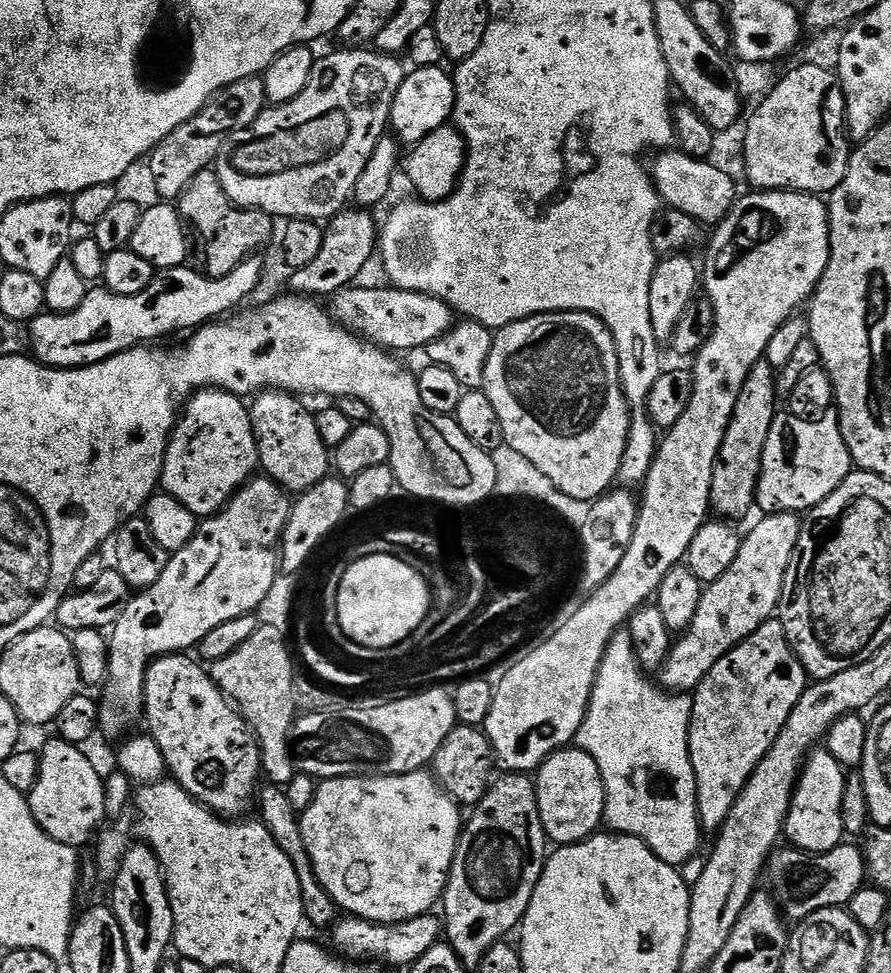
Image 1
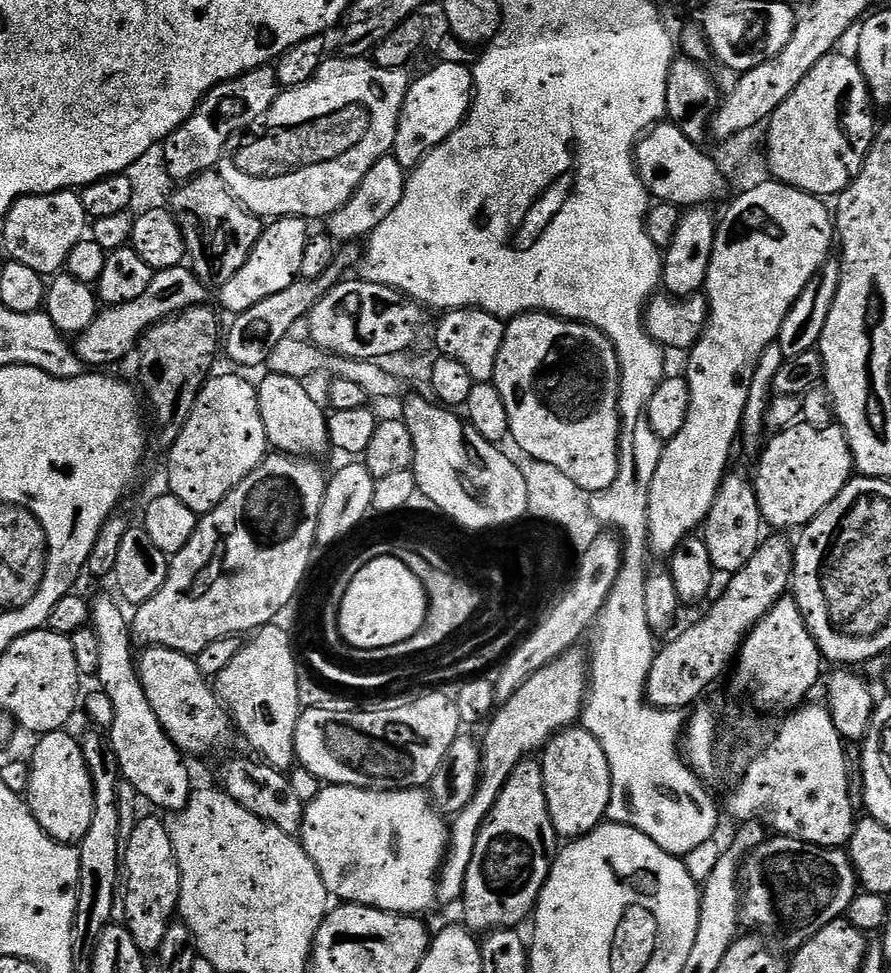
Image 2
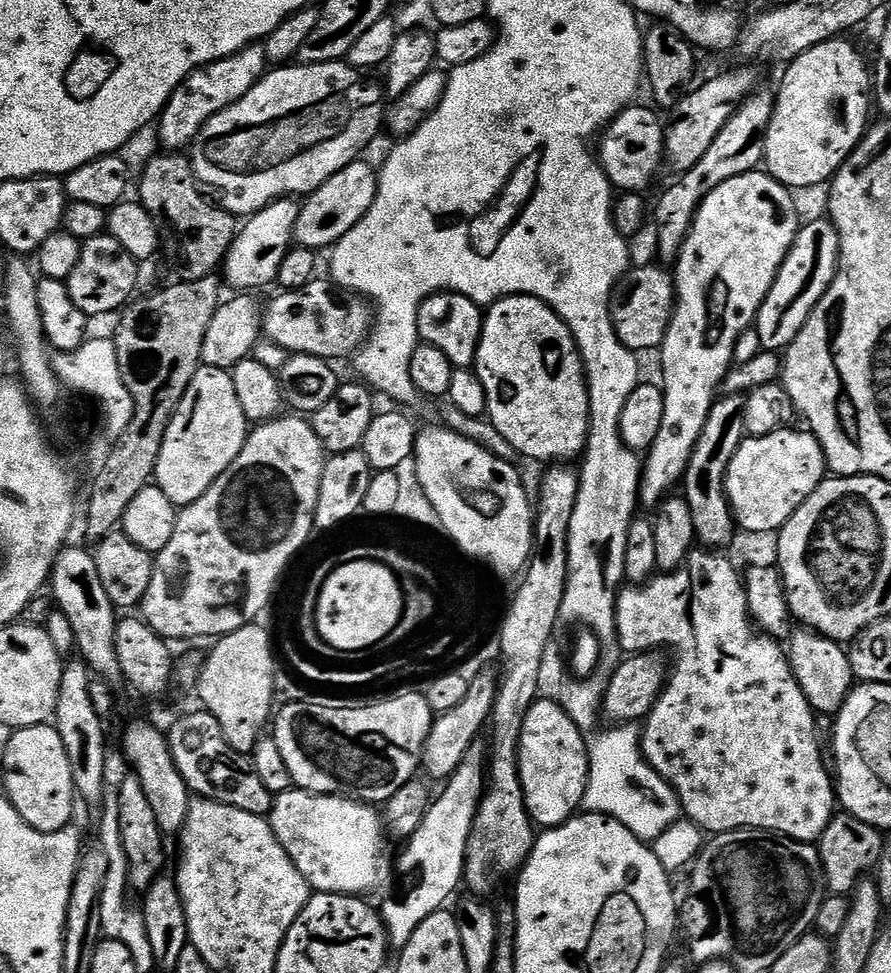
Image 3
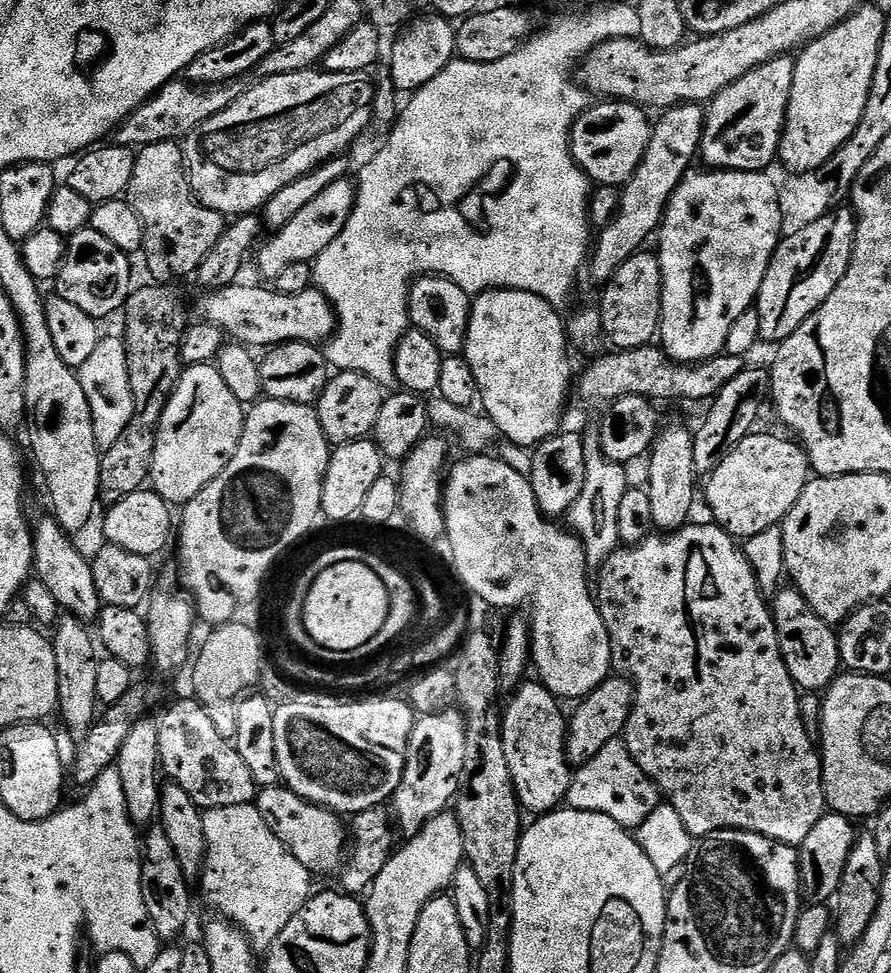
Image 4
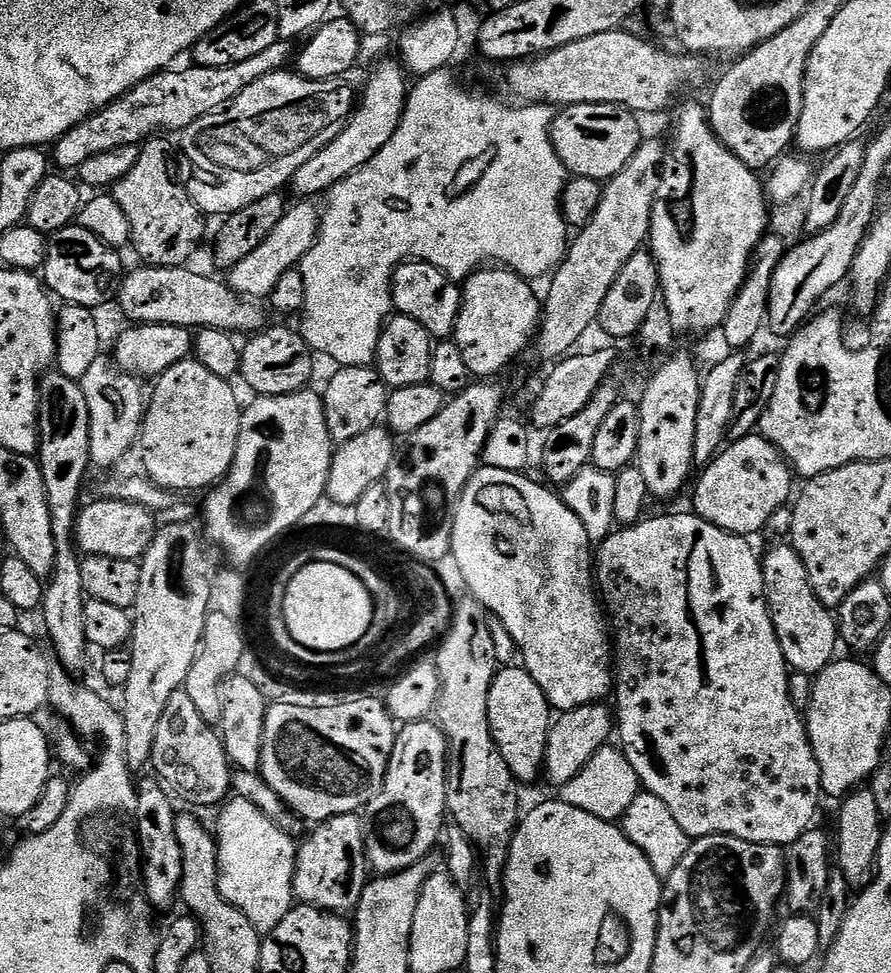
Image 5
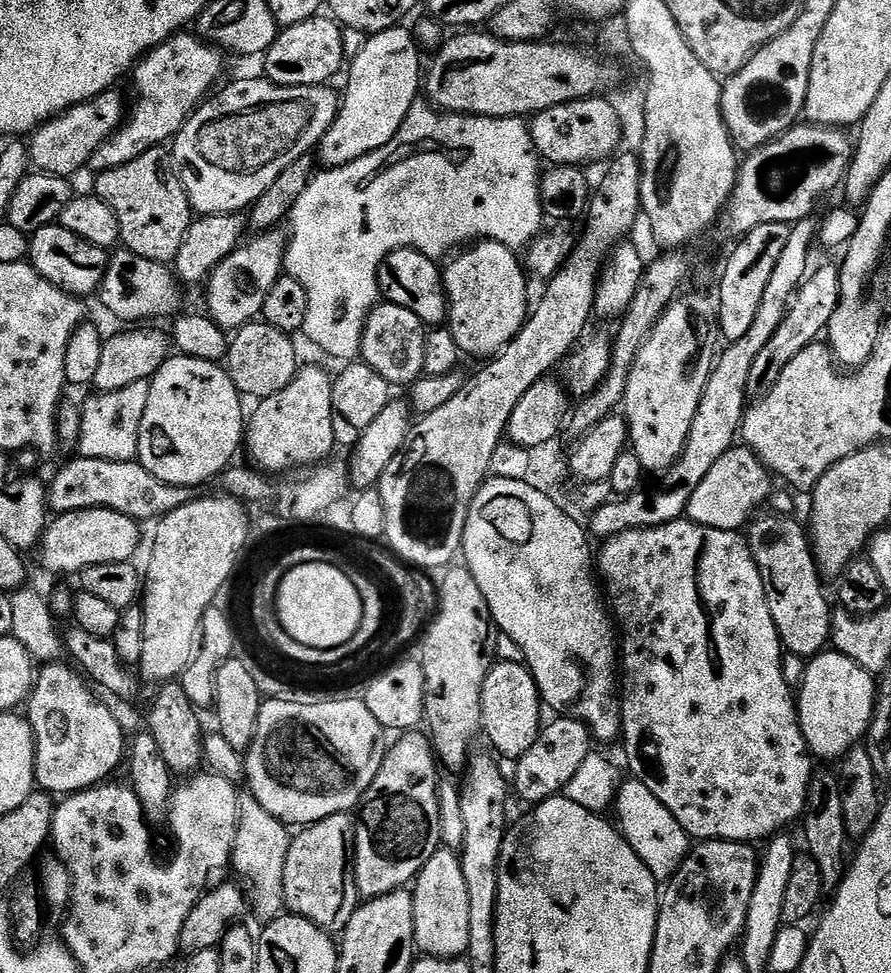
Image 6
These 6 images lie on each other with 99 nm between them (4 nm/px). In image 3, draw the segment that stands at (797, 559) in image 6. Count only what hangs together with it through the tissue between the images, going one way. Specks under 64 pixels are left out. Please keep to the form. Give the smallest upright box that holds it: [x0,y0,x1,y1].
[786,626,854,713]

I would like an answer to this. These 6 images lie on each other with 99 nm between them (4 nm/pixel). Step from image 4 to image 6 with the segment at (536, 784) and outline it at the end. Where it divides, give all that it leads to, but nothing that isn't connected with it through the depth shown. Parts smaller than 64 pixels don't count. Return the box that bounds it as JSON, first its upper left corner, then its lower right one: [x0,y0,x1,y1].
[482,660,542,758]

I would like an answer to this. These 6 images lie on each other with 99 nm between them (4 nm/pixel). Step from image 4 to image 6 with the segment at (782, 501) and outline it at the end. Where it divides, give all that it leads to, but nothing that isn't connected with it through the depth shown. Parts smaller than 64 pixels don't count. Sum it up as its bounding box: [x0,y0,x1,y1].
[687,446,774,532]

